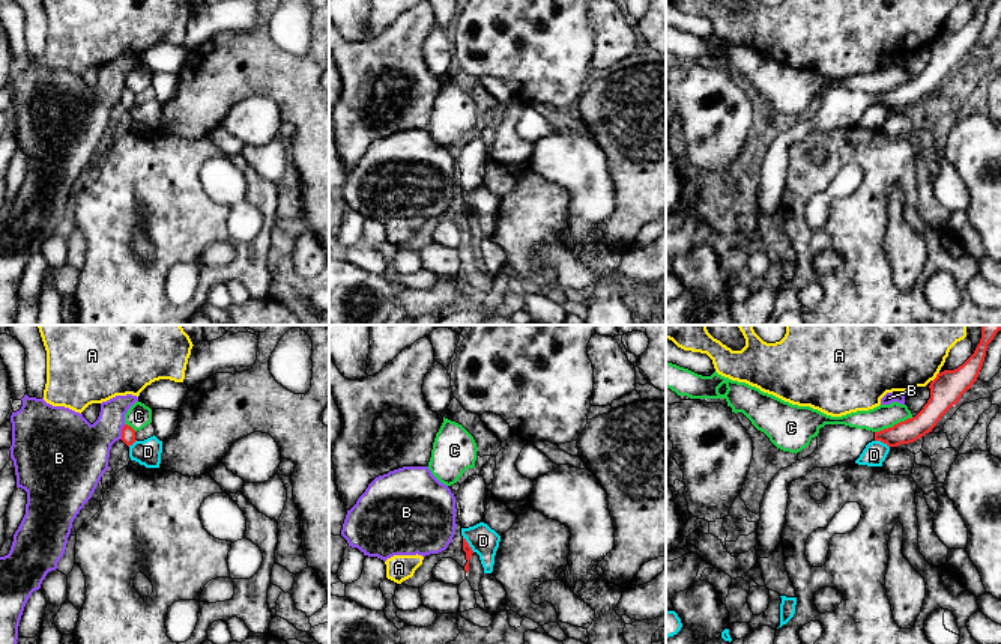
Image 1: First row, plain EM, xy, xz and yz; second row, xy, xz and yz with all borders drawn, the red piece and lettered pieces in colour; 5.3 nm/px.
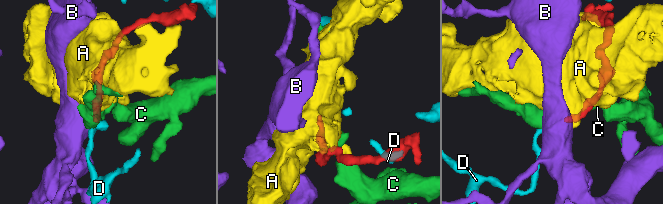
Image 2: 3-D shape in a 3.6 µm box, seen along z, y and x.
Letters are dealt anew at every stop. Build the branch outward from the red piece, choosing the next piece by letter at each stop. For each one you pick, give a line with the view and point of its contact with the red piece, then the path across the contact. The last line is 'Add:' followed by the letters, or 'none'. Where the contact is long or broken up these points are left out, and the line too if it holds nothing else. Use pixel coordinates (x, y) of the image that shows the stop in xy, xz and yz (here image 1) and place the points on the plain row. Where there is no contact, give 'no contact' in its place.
Add: none

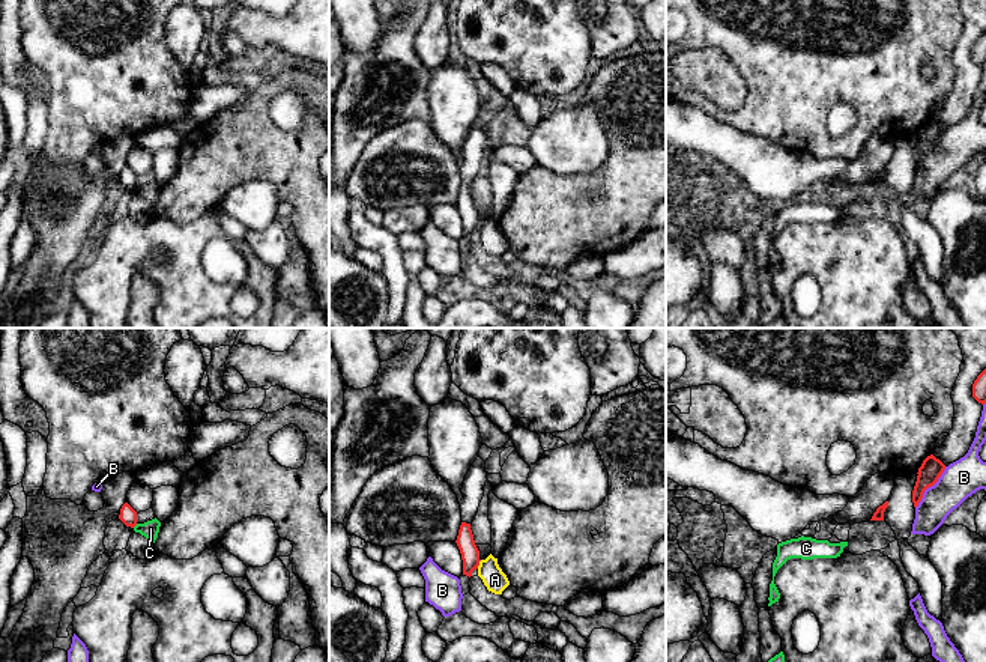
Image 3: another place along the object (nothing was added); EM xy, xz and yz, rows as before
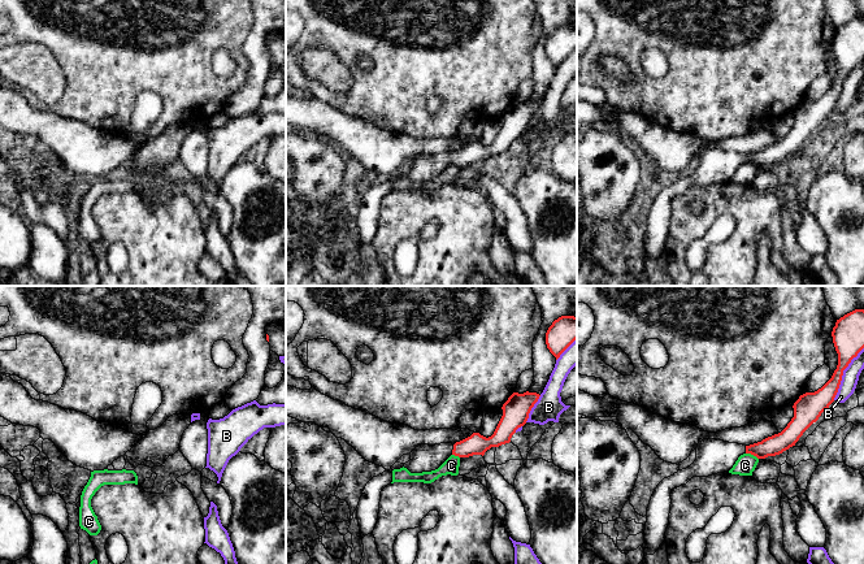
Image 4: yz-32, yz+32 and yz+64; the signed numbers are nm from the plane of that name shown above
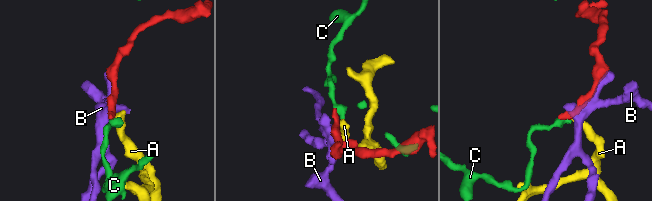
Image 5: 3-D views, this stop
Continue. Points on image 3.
Add: none

